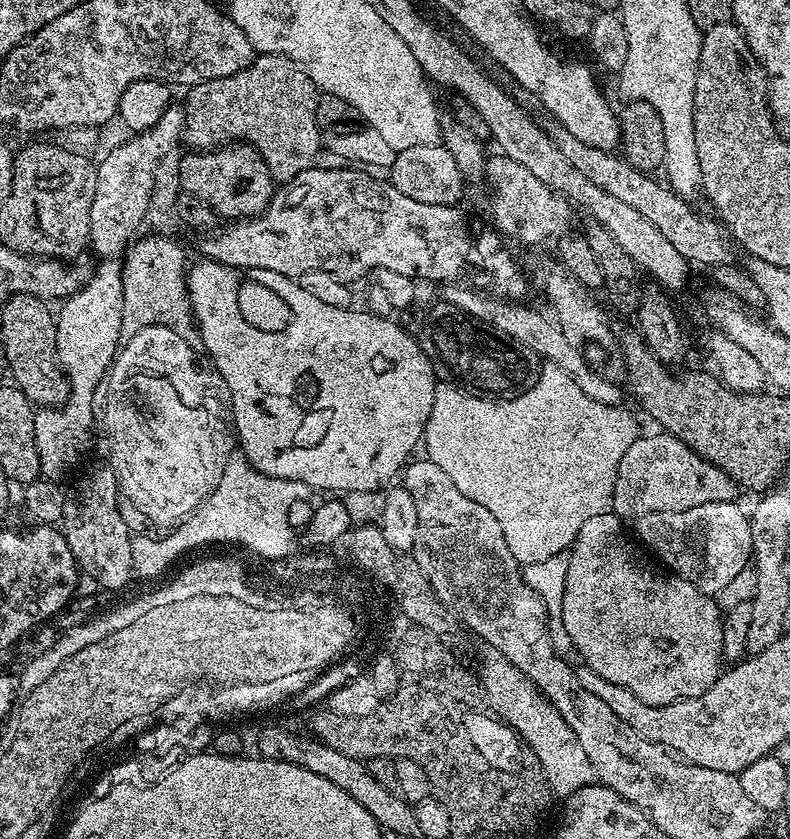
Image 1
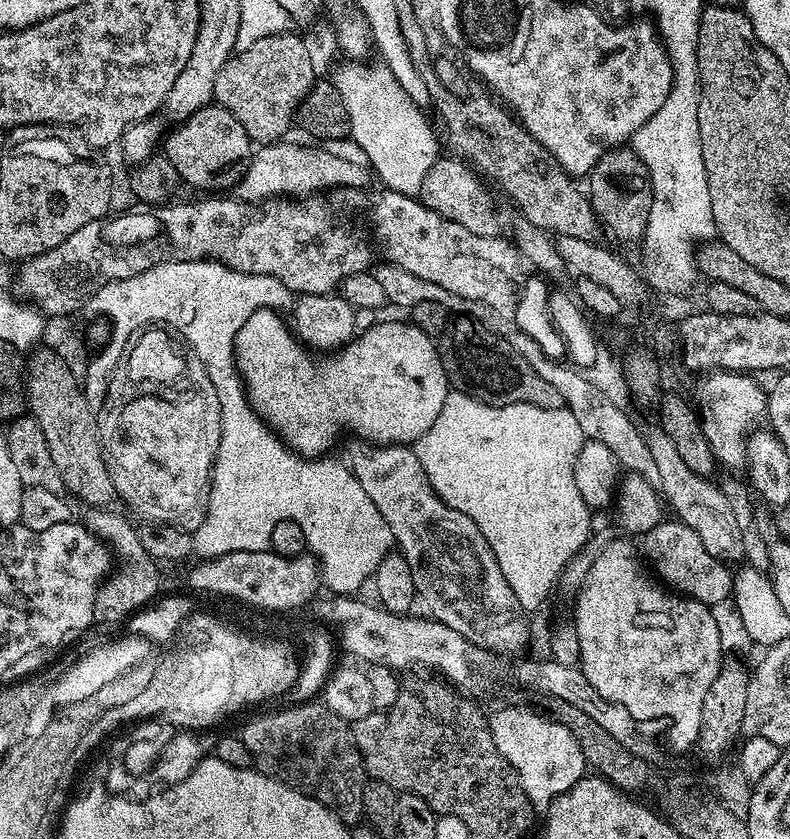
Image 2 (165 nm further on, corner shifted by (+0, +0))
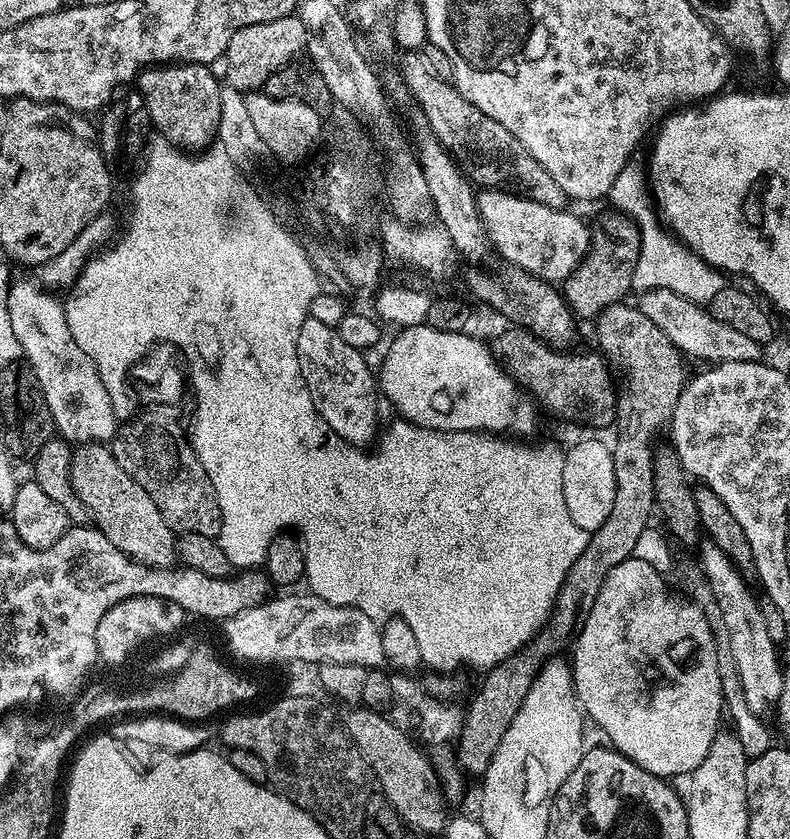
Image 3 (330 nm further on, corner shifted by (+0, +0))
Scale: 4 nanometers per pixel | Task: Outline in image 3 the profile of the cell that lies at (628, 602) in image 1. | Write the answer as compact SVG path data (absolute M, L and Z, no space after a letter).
M634 554L626 562L618 562L610 574L606 574L606 582L602 582L602 590L598 590L598 598L590 609L586 622L574 637L571 645L570 663L572 666L572 684L576 688L576 698L580 701L581 709L586 713L587 719L592 720L608 735L607 743L616 751L630 758L642 770L655 776L673 778L672 776L687 777L706 758L706 750L710 750L710 742L714 742L717 732L721 731L721 714L725 711L722 682L719 680L718 652L715 650L714 634L706 616L687 595L681 594L675 587L668 584L665 577L658 570L654 570L647 562L642 562Z

